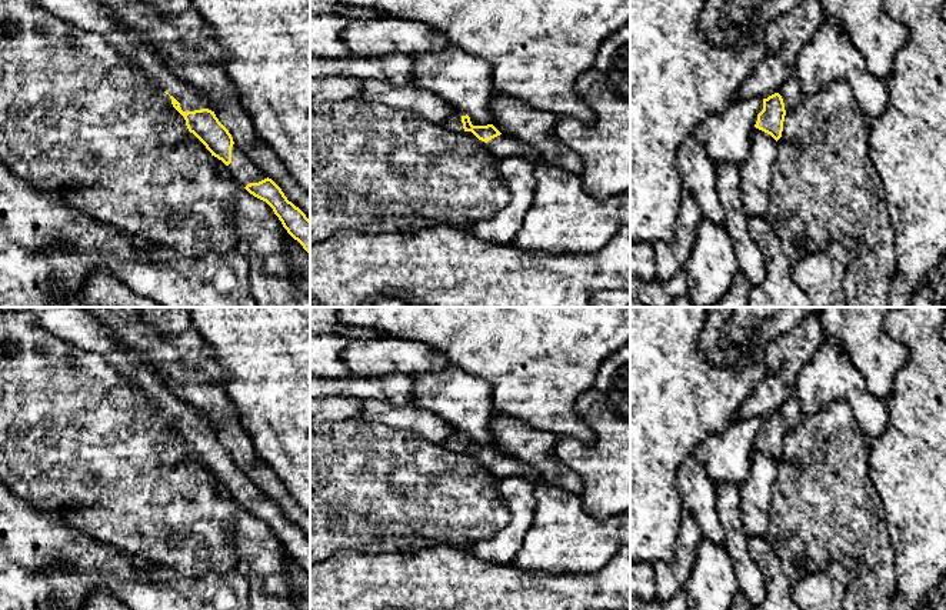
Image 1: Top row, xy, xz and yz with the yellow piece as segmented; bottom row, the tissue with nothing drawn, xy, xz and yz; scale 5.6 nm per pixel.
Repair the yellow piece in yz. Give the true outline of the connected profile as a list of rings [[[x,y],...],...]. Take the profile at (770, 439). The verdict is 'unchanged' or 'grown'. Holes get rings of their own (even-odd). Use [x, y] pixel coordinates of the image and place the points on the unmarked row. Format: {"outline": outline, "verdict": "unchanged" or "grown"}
{"outline": [[[795,393],[780,406],[779,411],[763,419],[763,430],[757,434],[756,449],[770,454],[776,461],[782,457],[783,441],[787,431],[802,420],[799,399]]], "verdict": "grown"}

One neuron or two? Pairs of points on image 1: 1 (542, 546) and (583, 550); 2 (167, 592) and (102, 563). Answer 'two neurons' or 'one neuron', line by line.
1: one neuron
2: two neurons

